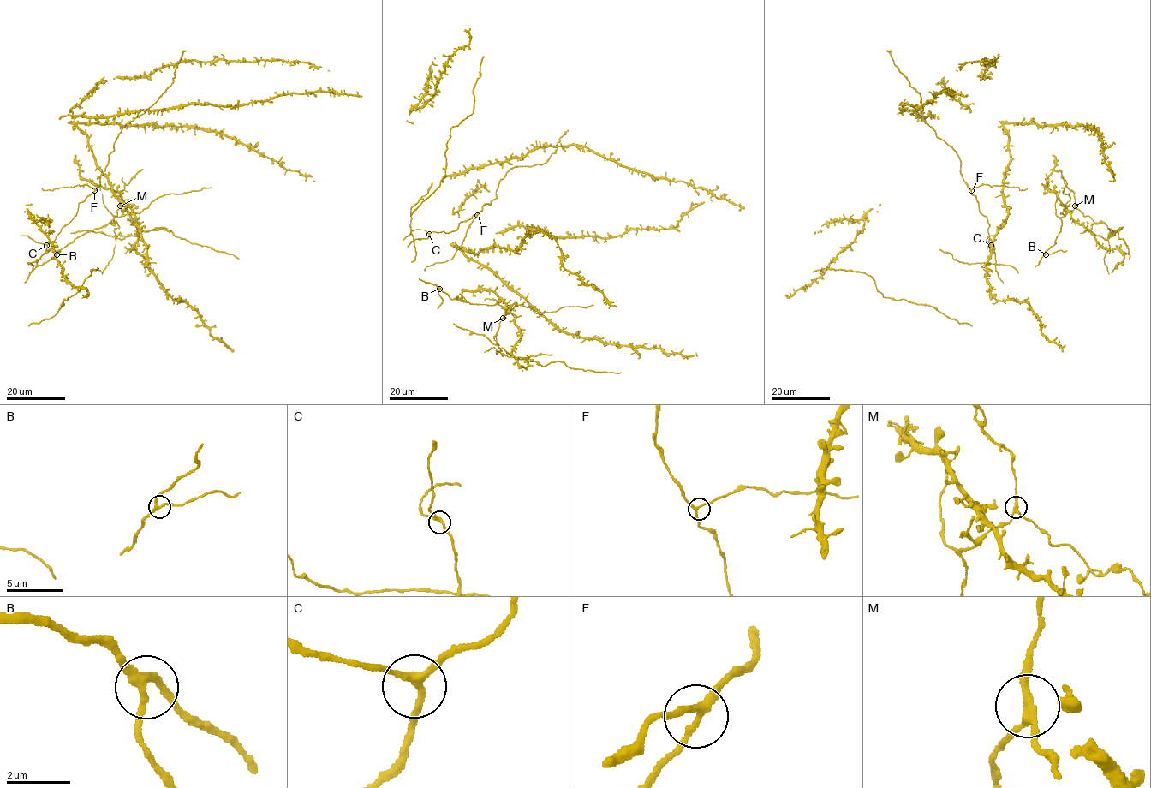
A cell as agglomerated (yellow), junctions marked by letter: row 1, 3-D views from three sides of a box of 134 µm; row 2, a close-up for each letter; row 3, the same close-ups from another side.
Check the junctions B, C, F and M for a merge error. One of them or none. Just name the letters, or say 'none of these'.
M

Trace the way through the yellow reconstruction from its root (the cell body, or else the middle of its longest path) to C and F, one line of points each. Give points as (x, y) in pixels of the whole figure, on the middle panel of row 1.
C: (496, 196), (477, 214), (462, 222), (456, 230), (432, 231), (429, 234)
F: (496, 196), (490, 204), (483, 205), (477, 215)

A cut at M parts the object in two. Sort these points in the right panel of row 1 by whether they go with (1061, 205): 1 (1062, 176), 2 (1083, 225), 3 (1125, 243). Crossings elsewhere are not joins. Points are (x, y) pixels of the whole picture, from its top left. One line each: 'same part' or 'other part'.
1: other part
2: same part
3: other part

